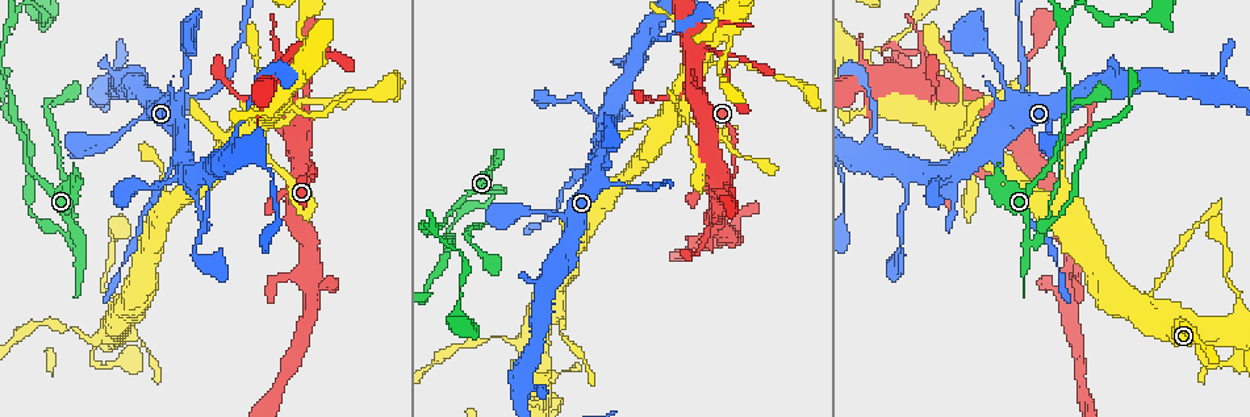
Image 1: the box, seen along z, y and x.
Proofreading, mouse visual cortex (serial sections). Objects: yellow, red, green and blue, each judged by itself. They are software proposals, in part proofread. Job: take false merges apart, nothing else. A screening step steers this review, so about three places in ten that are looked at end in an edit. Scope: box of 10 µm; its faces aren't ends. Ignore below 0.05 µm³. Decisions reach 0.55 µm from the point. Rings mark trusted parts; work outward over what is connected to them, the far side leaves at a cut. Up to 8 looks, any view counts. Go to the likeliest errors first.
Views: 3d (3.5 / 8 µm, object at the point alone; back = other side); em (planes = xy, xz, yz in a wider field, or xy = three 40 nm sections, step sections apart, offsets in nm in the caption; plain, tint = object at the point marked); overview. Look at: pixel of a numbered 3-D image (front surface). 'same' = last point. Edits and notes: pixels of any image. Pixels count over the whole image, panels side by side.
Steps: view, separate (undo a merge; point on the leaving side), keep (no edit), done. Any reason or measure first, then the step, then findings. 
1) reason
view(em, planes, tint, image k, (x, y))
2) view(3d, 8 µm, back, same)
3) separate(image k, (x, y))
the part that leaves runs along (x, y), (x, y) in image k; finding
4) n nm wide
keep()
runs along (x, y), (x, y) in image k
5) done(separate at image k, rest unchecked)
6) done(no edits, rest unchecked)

abrupt turn
view(3d, 3.5 µm, image 1, (494, 196))

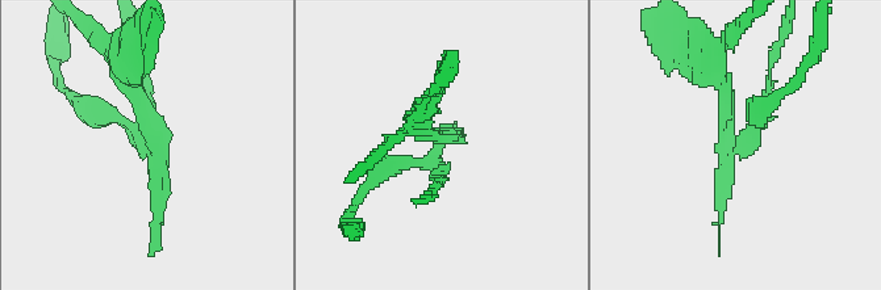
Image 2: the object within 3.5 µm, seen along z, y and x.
need the tissue
view(em, xy, step 2, plain, image 2, (144, 137))

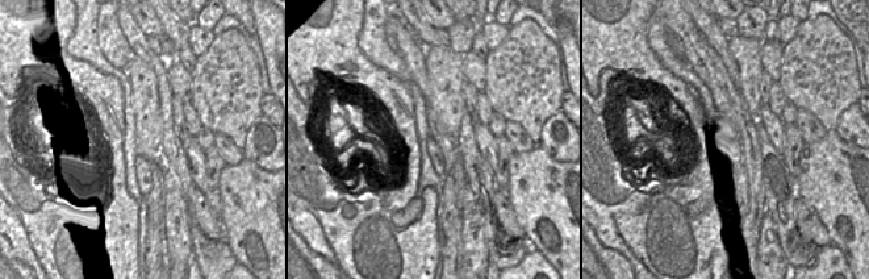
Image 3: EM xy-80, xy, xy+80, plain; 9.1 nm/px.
with the object marked
view(em, xy, step 2, tint, same)

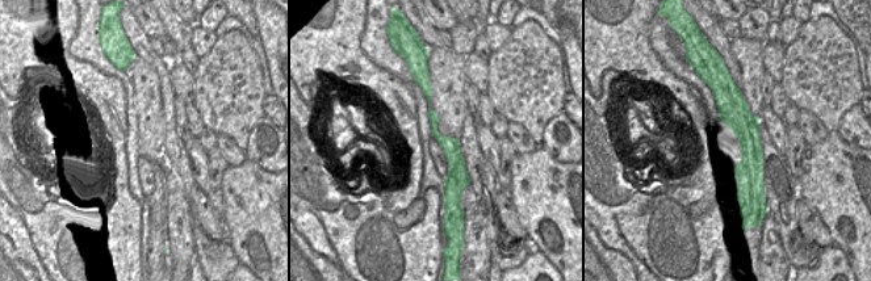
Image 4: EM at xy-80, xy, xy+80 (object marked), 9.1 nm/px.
separate(image 2, (107, 120))
the part that leaves runs along (142, 139), (61, 83) in image 2; a second cell is stuck on

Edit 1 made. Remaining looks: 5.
view(3d, 3.5 µm, image 1, (586, 165))

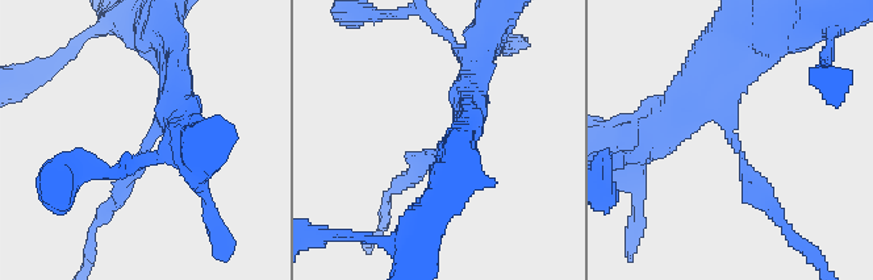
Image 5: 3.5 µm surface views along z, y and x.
arms of 200, 250 nm
view(em, xy, step 5, tint, image 5, (741, 155))

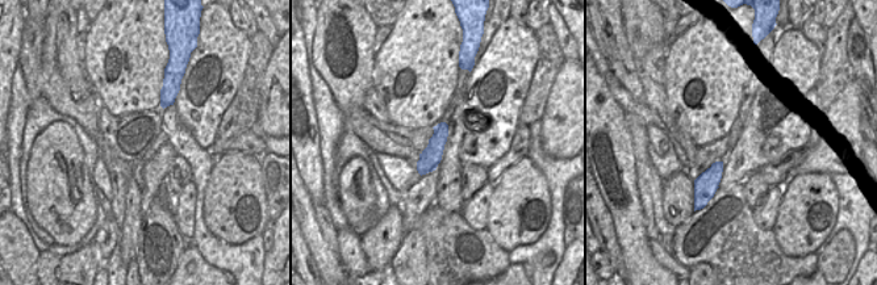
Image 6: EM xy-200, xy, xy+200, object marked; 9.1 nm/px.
view(em, xy, step 1, tint, same)

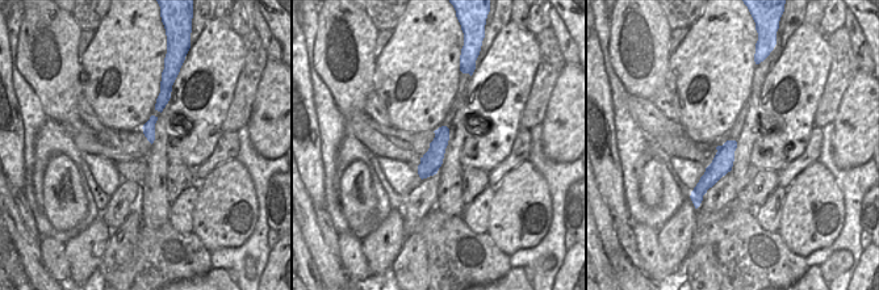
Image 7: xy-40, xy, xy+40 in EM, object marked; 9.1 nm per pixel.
keep()
runs along (178, 82), (145, 154), (100, 220) in image 5; one cell here

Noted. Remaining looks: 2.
view(3d, 3.5 µm, image 1, (609, 149))

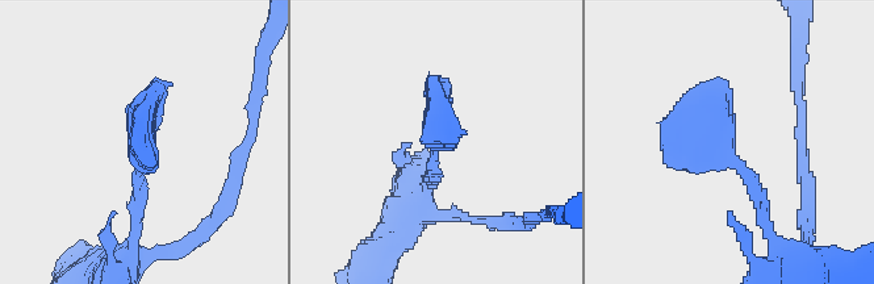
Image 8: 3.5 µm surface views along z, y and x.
view(em, xy, step 5, tint, image 8, (728, 150))

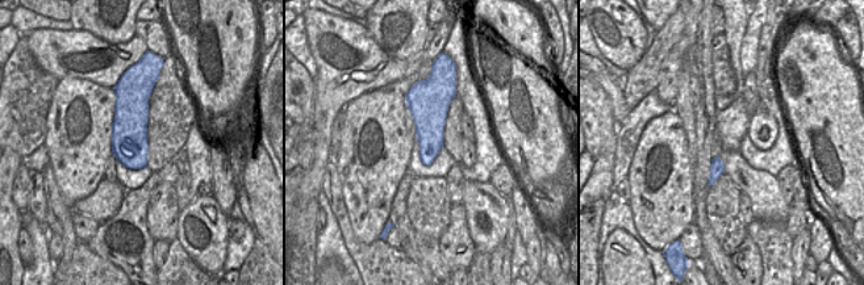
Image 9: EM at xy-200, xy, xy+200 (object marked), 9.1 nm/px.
keep()
runs along (768, 230), (755, 182), (714, 137), (718, 84) in image 8; all the same cell

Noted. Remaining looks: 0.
done(separate at image 2, rest unchecked)

